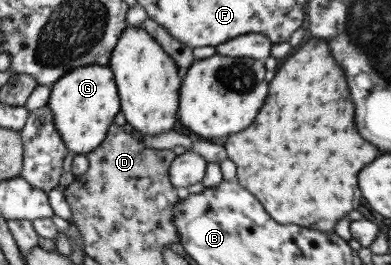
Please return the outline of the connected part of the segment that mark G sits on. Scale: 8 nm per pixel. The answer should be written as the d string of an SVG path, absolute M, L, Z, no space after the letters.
M99 65L80 66L60 76L50 86L50 90L46 105L67 150L84 155L99 146L113 117L120 111L111 69Z

